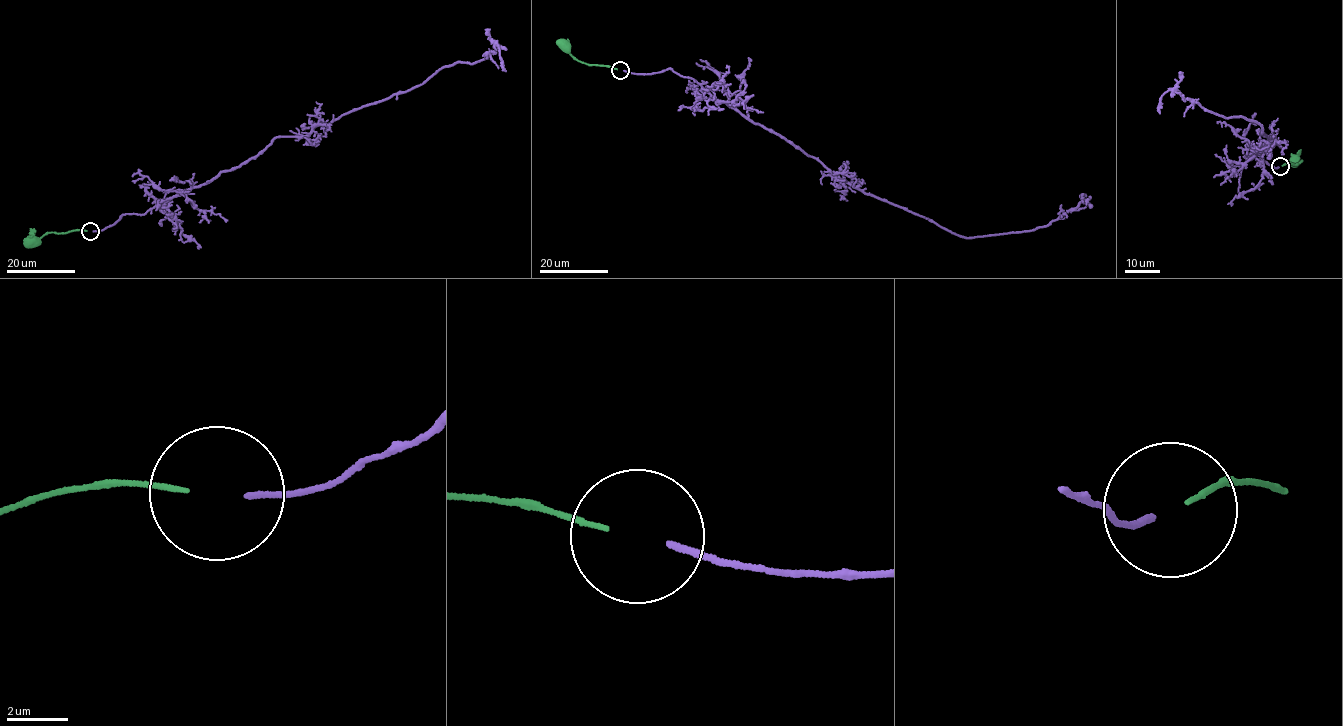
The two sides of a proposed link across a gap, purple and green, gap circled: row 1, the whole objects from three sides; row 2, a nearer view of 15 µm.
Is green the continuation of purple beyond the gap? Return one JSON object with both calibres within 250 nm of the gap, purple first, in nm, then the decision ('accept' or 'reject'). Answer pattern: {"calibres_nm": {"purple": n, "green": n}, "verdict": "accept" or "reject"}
{"calibres_nm": {"purple": 170, "green": 140}, "verdict": "accept"}

